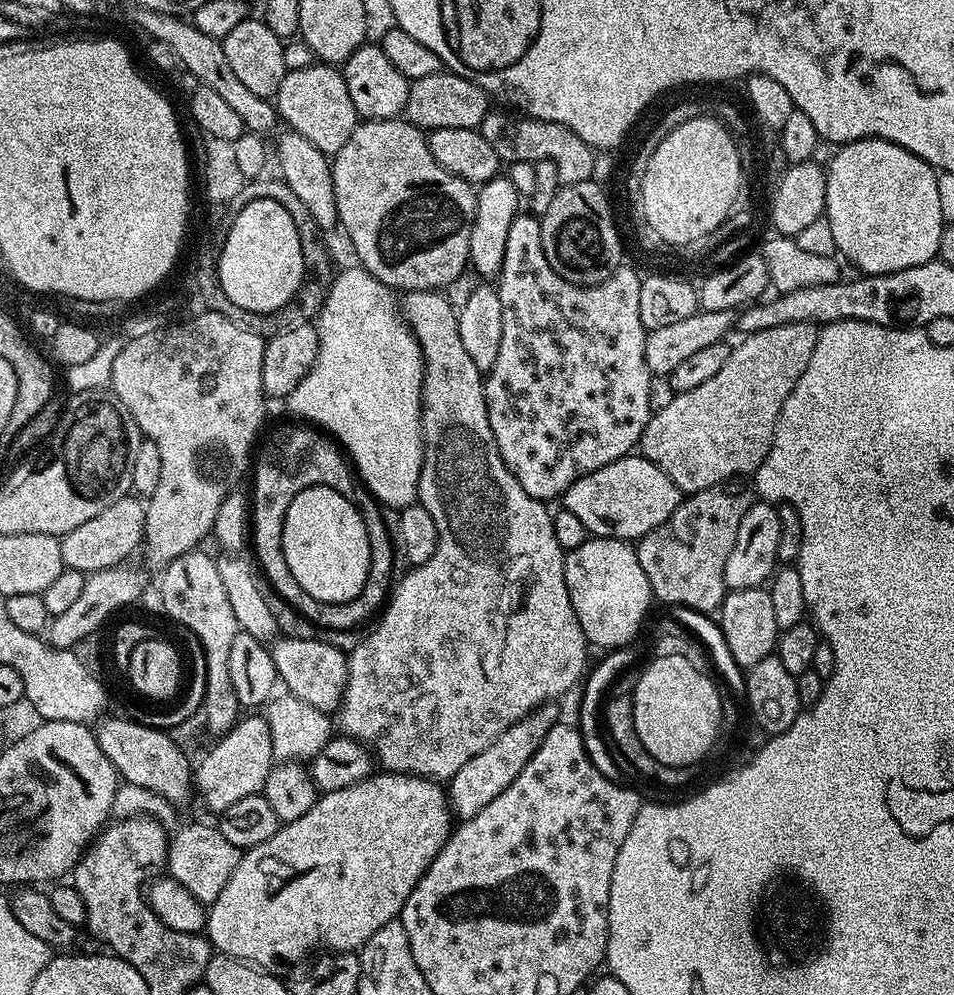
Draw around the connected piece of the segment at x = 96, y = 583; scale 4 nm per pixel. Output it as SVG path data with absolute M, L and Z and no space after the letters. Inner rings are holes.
M117 566L107 568L101 572L93 572L88 576L86 586L82 588L82 594L76 599L71 608L67 608L63 614L51 617L46 629L47 639L55 648L67 648L72 650L76 642L82 641L87 636L95 636L101 630L100 627L115 614L119 608L132 604L144 592L144 580L136 568L129 566Z

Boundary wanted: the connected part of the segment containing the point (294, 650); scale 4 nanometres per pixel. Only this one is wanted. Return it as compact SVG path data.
M279 637L271 643L272 657L279 681L291 695L316 706L330 714L337 711L344 696L345 682L348 680L347 653L322 641L314 639L294 639Z

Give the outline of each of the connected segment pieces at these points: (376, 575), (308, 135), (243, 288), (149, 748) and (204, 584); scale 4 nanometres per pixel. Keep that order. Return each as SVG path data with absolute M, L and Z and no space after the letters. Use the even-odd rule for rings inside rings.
M308 426L300 427L304 428L278 429L265 442L265 452L261 456L259 453L255 457L254 472L256 468L256 477L252 480L252 492L250 491L250 548L252 544L253 550L256 551L255 563L261 573L264 571L264 576L268 579L267 583L270 587L290 606L294 606L298 612L301 612L309 622L315 624L317 629L329 628L330 630L346 631L359 629L363 620L370 619L369 621L371 621L383 609L390 593L393 591L394 576L392 580L392 571L396 568L396 556L398 560L398 552L394 547L394 536L386 528L386 522L383 521L384 512L376 497L367 488L358 487L357 477L354 475L345 453L323 431L313 430ZM315 484L325 484L330 486L330 490L338 490L343 494L362 514L362 522L366 522L366 534L370 538L370 574L366 578L366 586L362 586L362 594L358 594L358 598L354 598L345 604L318 602L318 598L310 598L310 594L306 594L306 590L297 588L294 578L288 572L288 567L284 561L284 551L280 548L280 528L284 524L286 510L290 510L290 502L294 502L294 498L299 492Z
M323 62L314 63L302 70L285 71L282 86L278 86L274 97L274 107L279 119L283 123L285 120L288 123L285 125L291 131L302 134L302 138L306 138L306 142L318 146L318 150L322 150L329 158L335 156L338 150L342 150L342 146L346 146L346 138L350 138L350 134L354 134L358 123L354 102L350 102L350 90L346 90L343 71L339 67Z
M256 200L249 204L239 205L236 217L223 237L223 246L218 271L222 275L221 284L227 298L235 305L254 312L274 312L295 299L296 292L306 279L302 256L302 247L298 232L295 230L294 218L272 200Z
M109 715L95 725L96 741L110 758L117 777L125 784L145 787L161 795L175 806L181 806L194 796L194 768L184 757L185 749L171 740L169 733L136 720L123 720L120 716Z
M193 550L171 560L163 569L164 577L160 580L160 600L164 608L184 628L189 628L196 635L200 648L204 651L204 707L202 712L207 716L207 731L223 734L228 732L241 719L242 709L238 694L234 694L234 685L230 682L230 649L237 632L241 631L235 620L233 607L222 584L218 566L212 556L208 557L201 550Z

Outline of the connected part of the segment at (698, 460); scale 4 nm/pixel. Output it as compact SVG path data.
M812 322L783 324L770 330L747 333L743 337L744 341L732 348L726 366L722 366L714 378L702 382L702 386L694 386L694 390L675 393L669 404L661 408L659 405L653 411L640 439L639 451L658 465L684 494L706 490L733 478L744 478L747 472L748 475L755 473L756 468L762 466L772 445L778 414L782 414L782 406L786 398L790 398L790 390L794 390L798 378L802 378L802 370L806 370L810 363L817 335L817 325Z

